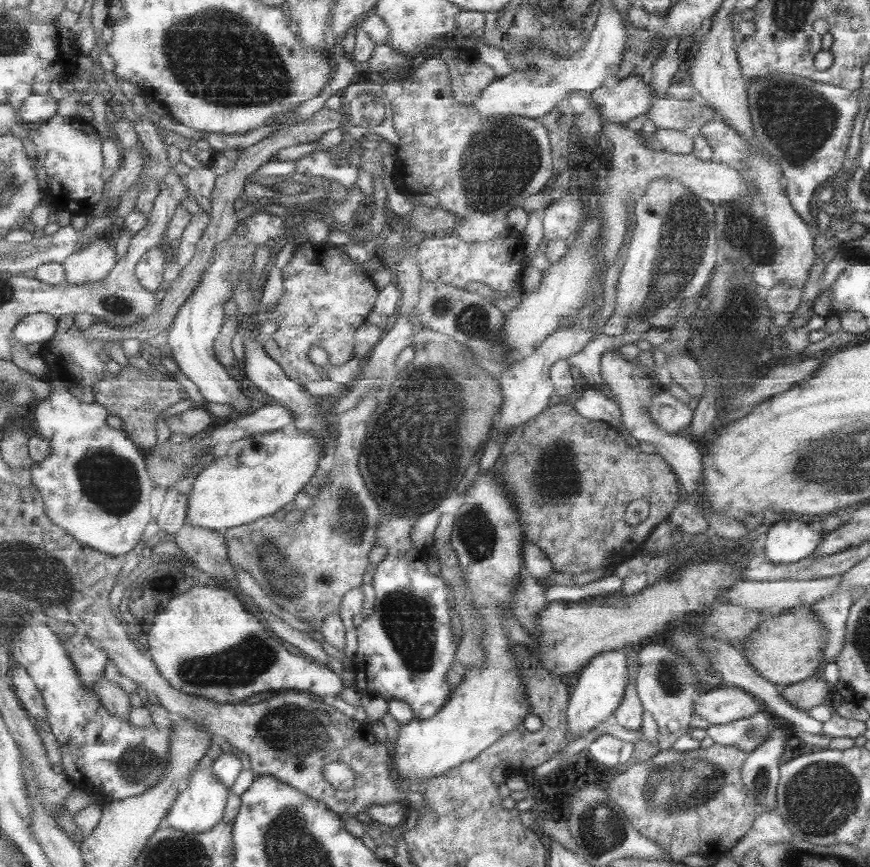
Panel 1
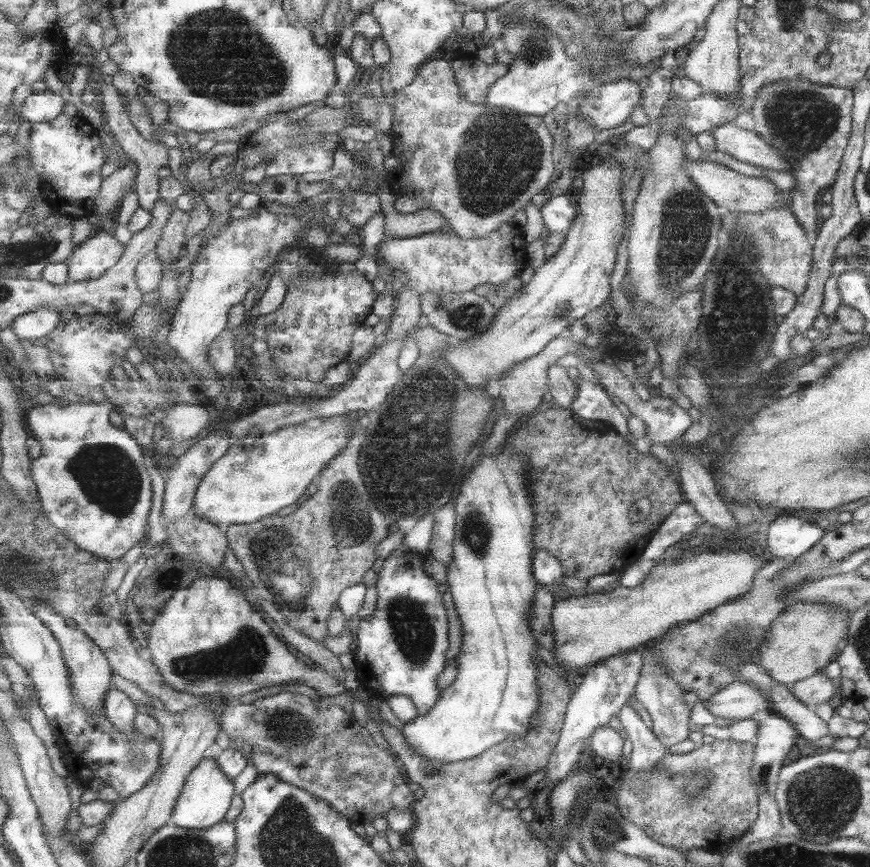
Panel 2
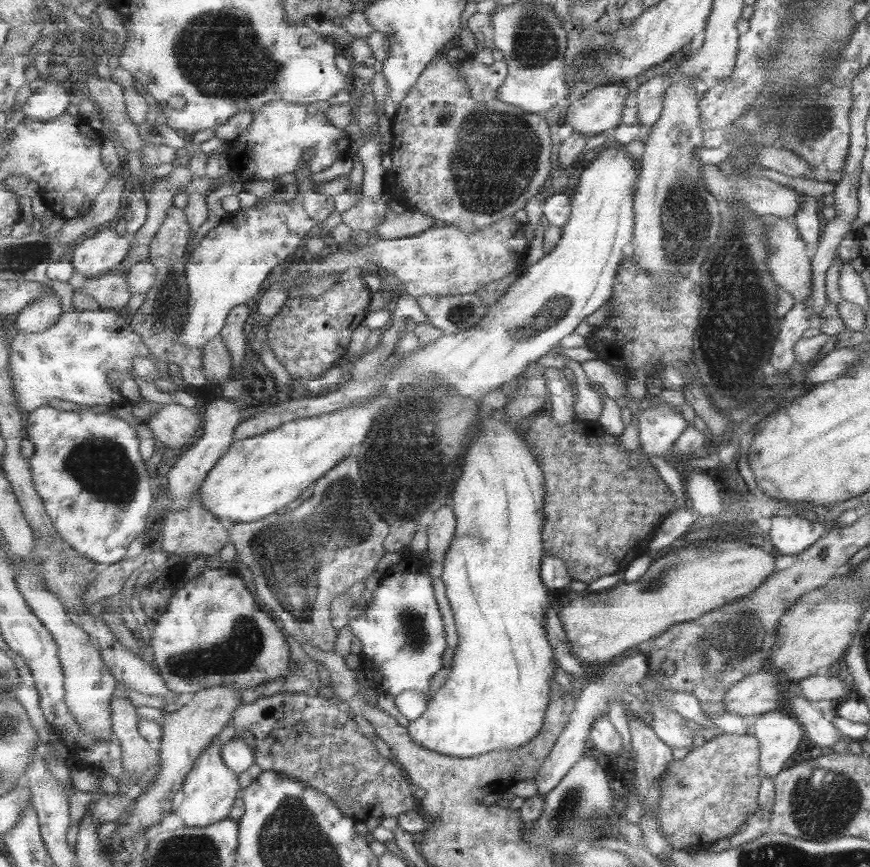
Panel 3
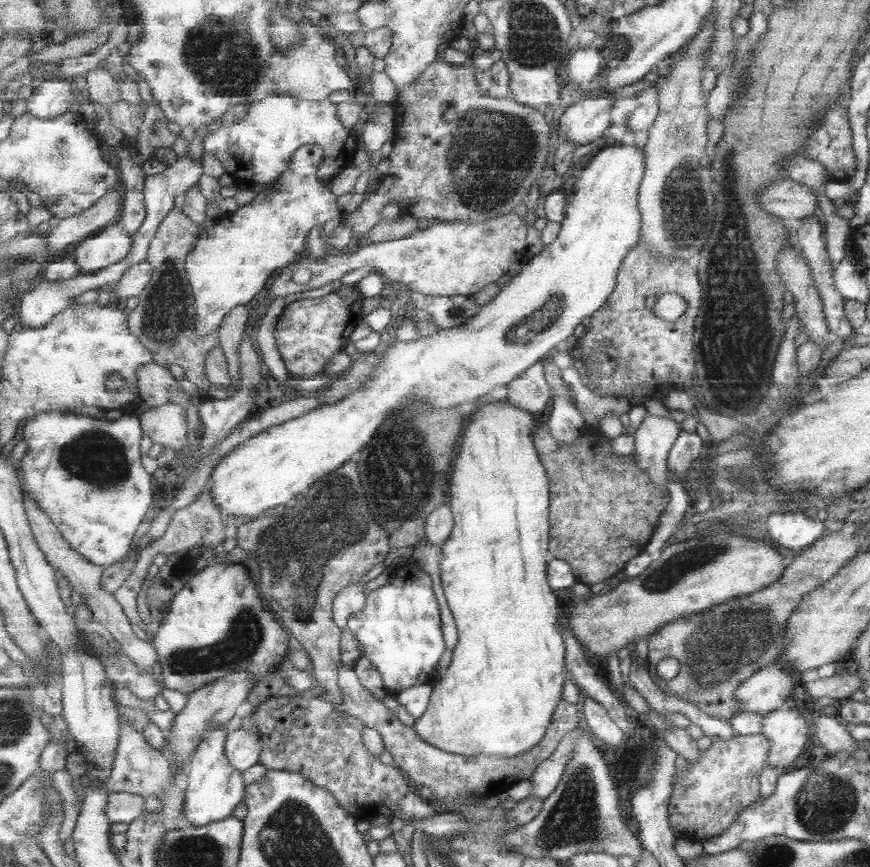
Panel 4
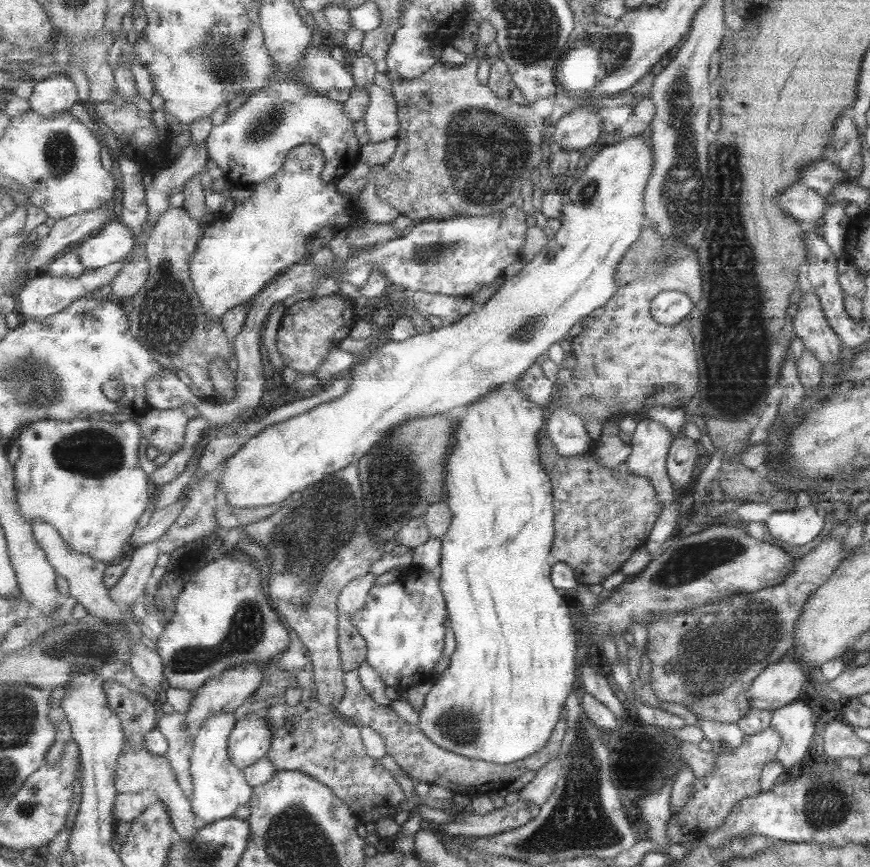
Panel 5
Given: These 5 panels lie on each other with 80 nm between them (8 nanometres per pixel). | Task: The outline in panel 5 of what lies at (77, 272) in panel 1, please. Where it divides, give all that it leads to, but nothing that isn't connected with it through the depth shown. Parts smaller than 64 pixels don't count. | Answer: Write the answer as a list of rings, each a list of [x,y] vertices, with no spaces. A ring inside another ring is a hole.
[[[118,219],[107,224],[96,236],[88,238],[78,252],[83,266],[90,270],[119,264],[137,244],[137,233]]]

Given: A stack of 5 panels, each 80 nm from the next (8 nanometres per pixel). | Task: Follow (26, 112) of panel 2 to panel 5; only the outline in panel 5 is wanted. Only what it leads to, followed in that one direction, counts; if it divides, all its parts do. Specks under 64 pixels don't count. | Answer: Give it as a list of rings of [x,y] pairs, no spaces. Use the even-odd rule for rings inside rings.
[[[54,69],[54,74],[42,81],[35,83],[32,95],[29,97],[31,111],[38,112],[44,116],[52,117],[60,115],[71,110],[71,106],[81,102],[79,100],[79,92],[75,82],[65,73],[58,73]]]

